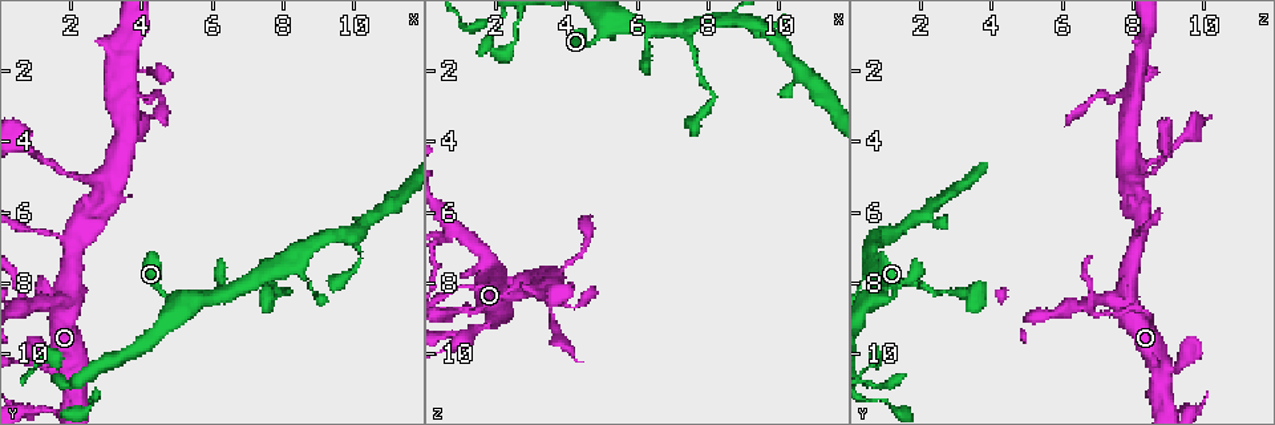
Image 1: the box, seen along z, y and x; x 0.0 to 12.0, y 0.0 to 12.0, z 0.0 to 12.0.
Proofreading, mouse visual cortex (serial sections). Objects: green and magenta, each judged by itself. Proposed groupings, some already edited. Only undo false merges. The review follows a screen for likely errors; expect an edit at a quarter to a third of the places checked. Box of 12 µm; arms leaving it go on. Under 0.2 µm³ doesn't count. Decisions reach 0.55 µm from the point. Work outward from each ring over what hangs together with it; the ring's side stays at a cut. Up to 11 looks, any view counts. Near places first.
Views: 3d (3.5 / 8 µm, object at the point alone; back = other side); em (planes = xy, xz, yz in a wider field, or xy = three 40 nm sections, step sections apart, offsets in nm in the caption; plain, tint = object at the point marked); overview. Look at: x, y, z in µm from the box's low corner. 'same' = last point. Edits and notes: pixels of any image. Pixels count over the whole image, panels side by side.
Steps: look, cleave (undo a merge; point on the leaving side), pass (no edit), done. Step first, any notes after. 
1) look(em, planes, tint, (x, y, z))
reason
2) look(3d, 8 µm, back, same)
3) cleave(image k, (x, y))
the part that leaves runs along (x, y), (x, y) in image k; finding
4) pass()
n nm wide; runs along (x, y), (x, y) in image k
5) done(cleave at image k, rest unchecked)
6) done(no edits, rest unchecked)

look(3d, 3.5 µm, (0.9, 8.6, 6.6))
calibre changes

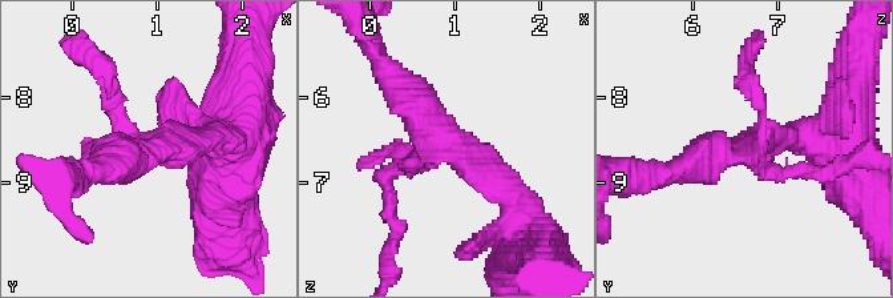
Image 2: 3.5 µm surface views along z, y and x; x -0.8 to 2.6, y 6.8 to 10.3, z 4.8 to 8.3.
look(em, planes, tint, (0.95, 8.60, 6.65))
4 arms; arms of 150, 200, 300, 450 nm

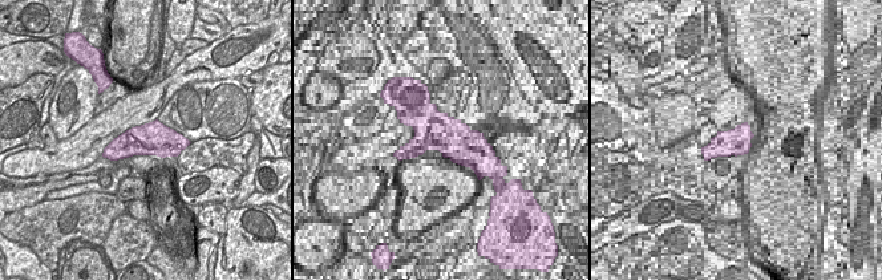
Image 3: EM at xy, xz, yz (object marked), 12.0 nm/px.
pass()
runs along (518, 208), (420, 120), (400, 83) in image 2; one cell here

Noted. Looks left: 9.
look(3d, 3.5 µm, (2.1, 6.9, 8.2))

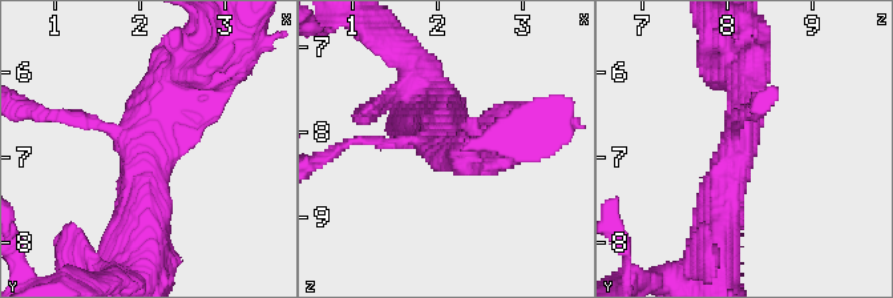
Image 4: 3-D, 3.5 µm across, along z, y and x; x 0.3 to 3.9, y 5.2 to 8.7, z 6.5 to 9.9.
look(em, xy, step 2, tint, (2.05, 6.95, 8.10))

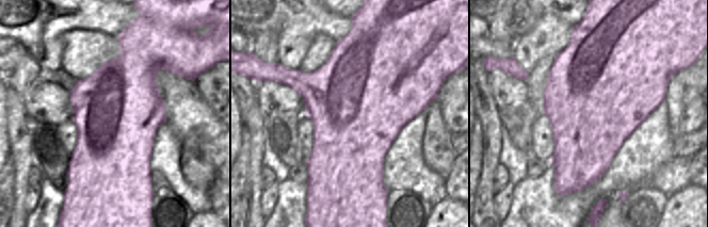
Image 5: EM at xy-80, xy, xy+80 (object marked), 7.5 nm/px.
pass()
runs along (144, 241), (144, 152), (184, 73) in image 4; one cell here

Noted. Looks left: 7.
look(em, planes, tint, (2.9, 5.1, 8.1))
sudden change in width

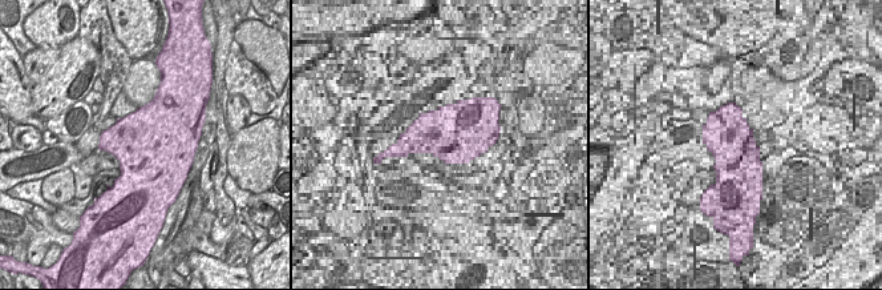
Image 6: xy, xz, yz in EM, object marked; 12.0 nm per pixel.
look(3d, 3.5 µm, same)
see where the arms go

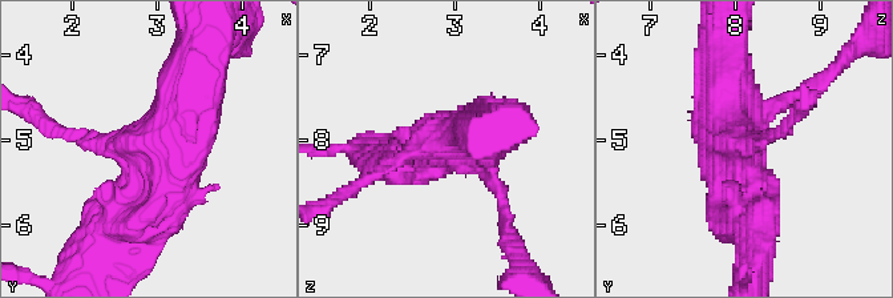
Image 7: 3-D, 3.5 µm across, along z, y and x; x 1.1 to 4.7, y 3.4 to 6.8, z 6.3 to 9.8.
pass()
all the same cell

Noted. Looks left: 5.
look(3d, 3.5 µm, back, (7.4, 7.7, 0.9))
branch point

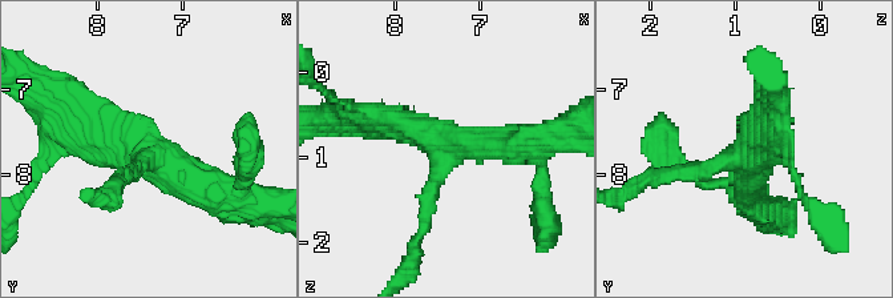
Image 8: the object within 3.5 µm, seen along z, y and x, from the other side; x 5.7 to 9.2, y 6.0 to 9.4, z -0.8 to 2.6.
look(em, xy, step 2, tint, (7.40, 7.80, 0.85))
3 arms; arms of 200, 400, 400 nm

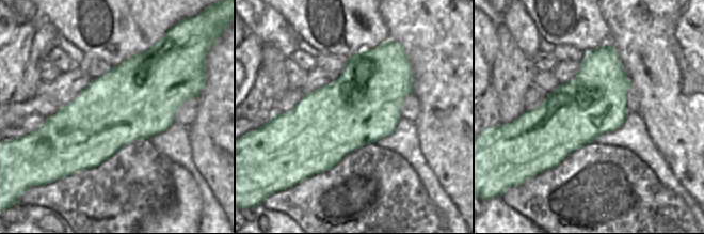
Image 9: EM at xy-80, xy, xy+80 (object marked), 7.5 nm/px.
pass()
all the same cell

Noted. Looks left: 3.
done(no edits, rest unchecked)

